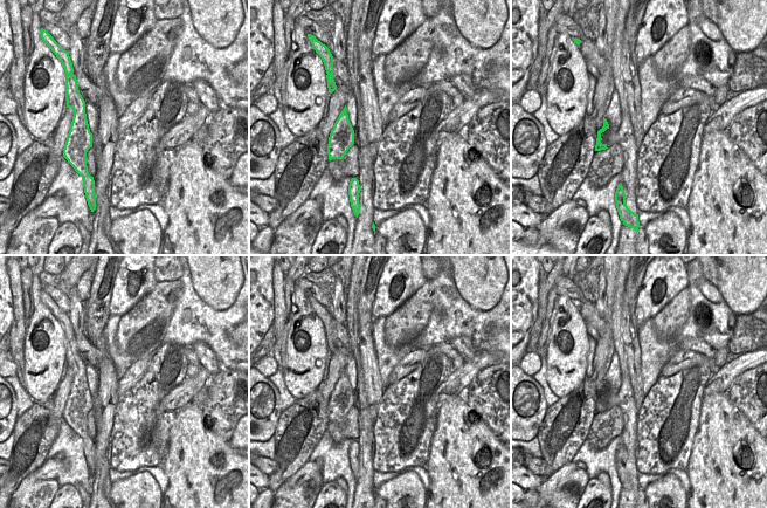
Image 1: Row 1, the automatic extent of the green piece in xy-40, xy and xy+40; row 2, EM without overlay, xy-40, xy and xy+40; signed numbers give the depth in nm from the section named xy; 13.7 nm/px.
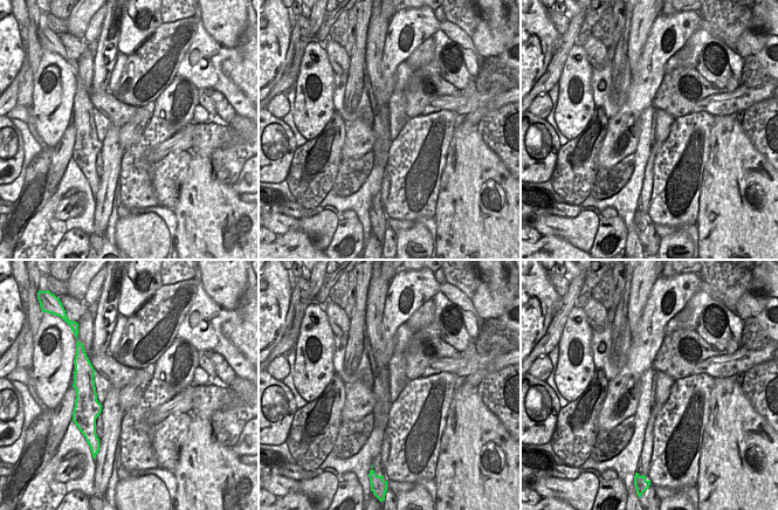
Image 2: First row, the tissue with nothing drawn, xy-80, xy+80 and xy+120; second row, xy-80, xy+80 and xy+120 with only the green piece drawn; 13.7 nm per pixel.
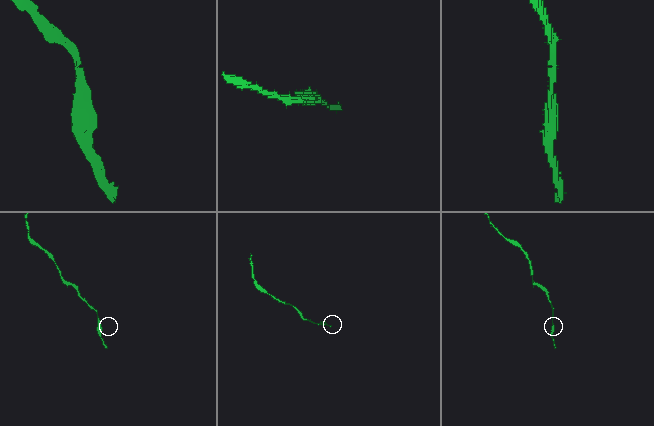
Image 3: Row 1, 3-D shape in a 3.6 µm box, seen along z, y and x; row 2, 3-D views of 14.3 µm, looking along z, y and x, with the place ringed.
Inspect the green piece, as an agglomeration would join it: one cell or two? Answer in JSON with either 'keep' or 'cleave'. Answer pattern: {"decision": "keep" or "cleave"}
{"decision": "keep"}

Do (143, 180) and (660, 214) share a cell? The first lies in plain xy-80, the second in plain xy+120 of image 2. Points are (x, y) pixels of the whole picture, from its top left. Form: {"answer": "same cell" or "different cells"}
{"answer": "same cell"}

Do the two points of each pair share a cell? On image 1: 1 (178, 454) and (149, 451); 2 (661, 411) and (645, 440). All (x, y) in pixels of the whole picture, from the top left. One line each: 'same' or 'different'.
1: different
2: same

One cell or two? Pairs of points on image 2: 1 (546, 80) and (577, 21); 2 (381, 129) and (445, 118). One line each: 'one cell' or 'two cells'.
1: one cell
2: two cells

